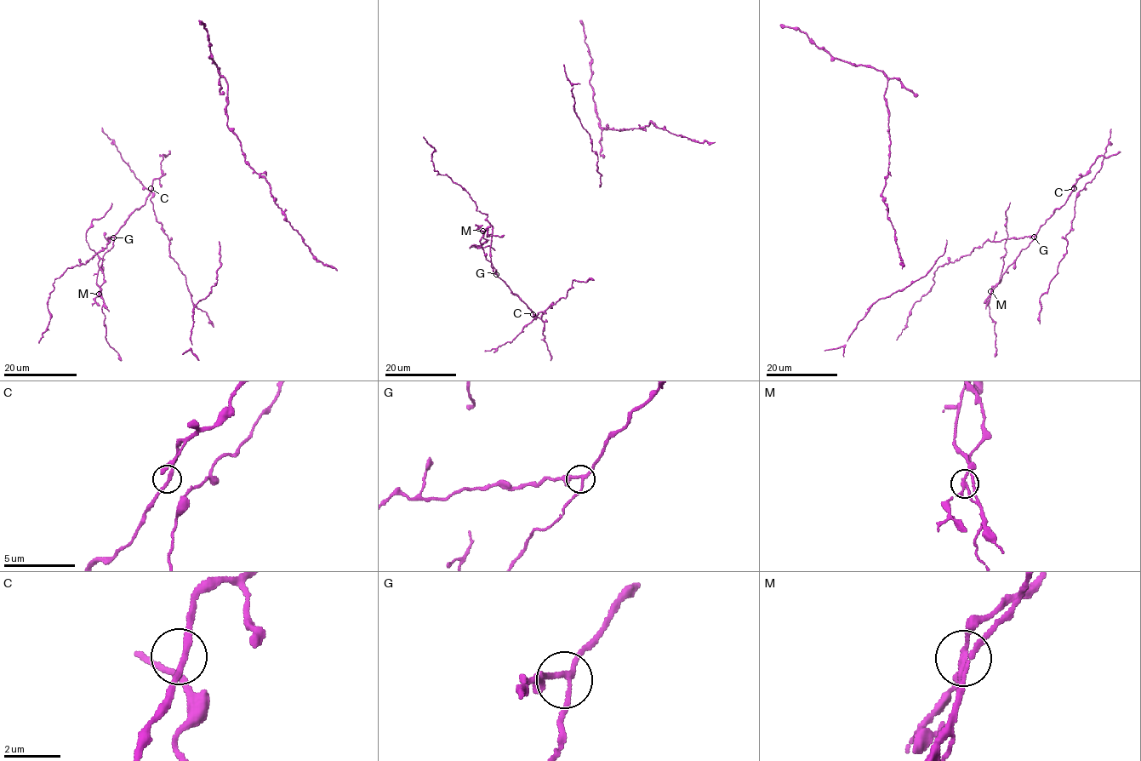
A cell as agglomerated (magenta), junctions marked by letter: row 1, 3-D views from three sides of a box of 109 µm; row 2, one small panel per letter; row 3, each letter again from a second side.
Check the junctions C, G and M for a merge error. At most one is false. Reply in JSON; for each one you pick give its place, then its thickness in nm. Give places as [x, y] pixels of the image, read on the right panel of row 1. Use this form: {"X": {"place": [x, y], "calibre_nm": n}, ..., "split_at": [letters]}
{"M": {"place": [990, 291], "calibre_nm": 170}, "split_at": ["M"]}

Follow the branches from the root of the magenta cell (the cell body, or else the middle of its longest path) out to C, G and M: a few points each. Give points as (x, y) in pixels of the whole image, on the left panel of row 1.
C: (179, 271), (169, 253), (168, 237), (156, 220), (151, 188)
G: (179, 271), (169, 253), (168, 237), (156, 220), (151, 200), (151, 189), (145, 203), (128, 216), (113, 237)
M: (179, 271), (156, 220), (151, 189), (103, 255), (97, 277), (99, 293)

